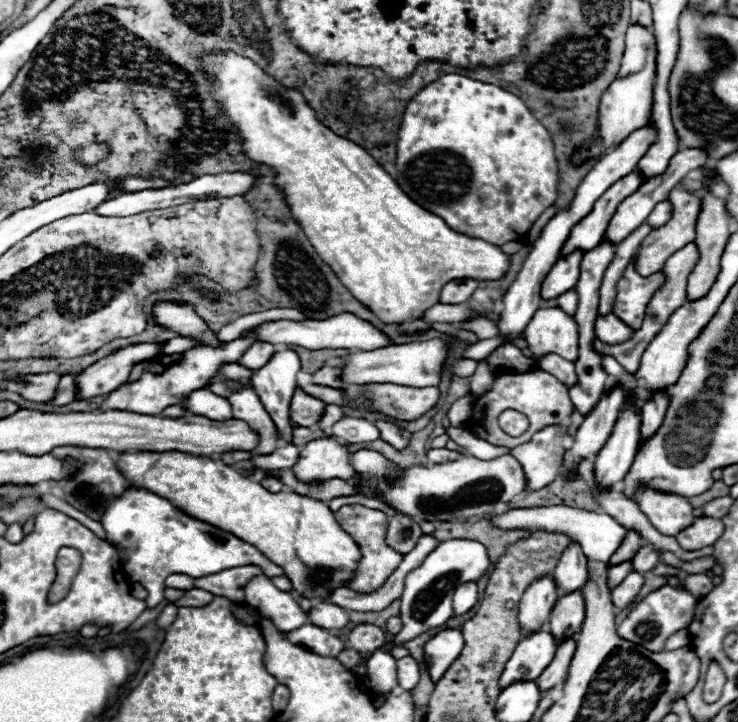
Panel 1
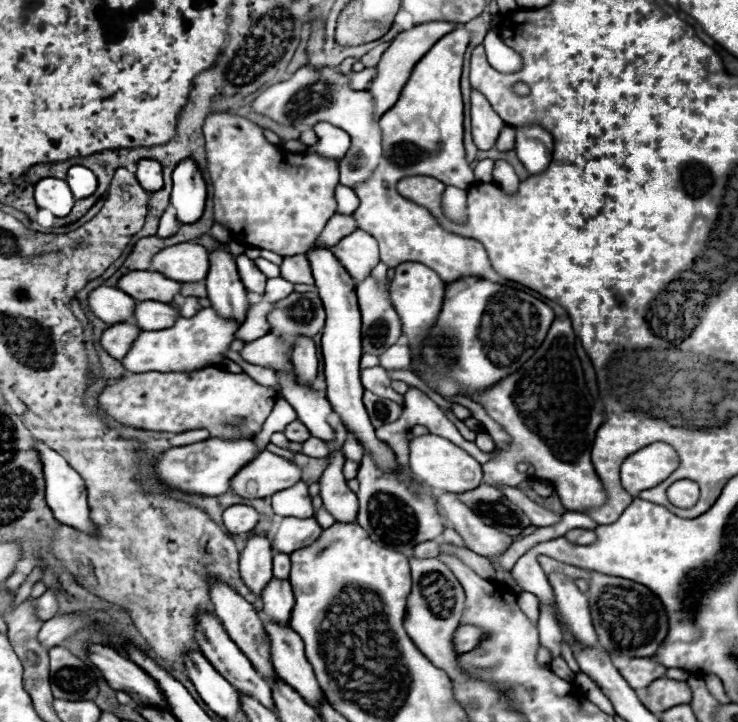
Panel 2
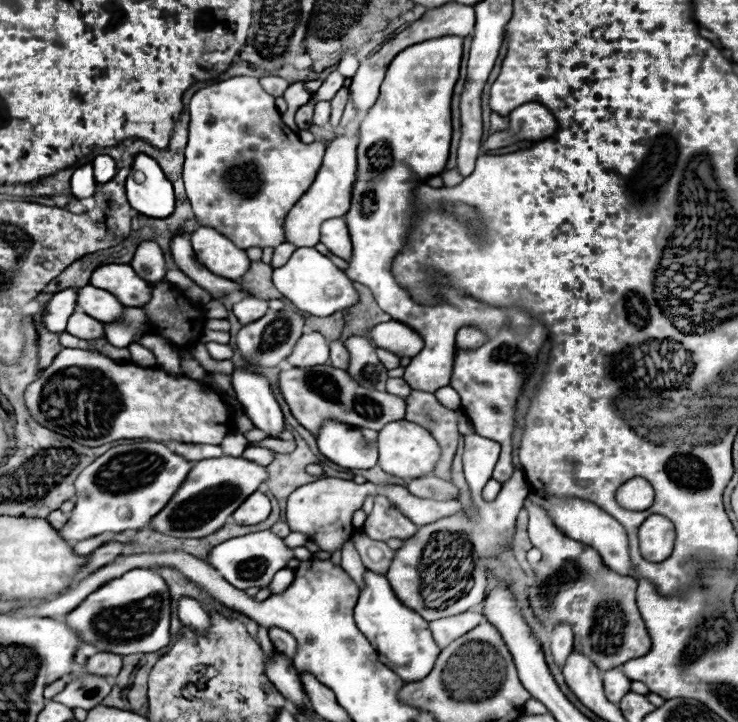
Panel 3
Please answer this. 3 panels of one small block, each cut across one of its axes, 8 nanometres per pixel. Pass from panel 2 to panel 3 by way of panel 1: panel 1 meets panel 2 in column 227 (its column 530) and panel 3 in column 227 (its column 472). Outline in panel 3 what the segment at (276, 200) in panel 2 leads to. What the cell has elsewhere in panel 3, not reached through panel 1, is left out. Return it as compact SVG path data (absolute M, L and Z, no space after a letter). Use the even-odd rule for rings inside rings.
M234 76L198 90L190 100L190 140L184 150L184 184L194 214L202 226L216 228L228 236L238 248L276 248L286 242L284 222L298 198L310 188L322 158L326 142L304 144L292 132L276 110L274 96L262 90L258 78Z

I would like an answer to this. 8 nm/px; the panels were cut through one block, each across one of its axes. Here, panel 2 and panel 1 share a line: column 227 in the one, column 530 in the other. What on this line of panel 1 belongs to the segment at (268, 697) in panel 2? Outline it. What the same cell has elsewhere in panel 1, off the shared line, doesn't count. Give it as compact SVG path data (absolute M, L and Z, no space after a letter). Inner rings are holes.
M546 626L534 634L524 636L508 660L504 674L500 676L500 688L506 688L516 680L536 680L552 662L556 646L558 644Z

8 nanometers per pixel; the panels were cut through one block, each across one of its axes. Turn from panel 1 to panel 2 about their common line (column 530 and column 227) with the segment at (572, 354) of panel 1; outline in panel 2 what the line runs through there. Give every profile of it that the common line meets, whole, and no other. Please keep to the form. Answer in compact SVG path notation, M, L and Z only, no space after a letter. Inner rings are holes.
M204 308L192 318L178 318L172 328L140 332L138 340L132 344L130 352L122 360L122 366L134 374L192 372L198 368L216 366L216 364L220 364L220 360L226 358L230 344L236 340L238 326L240 324L236 320L222 320L222 316L218 316L218 312L212 312L212 308Z

